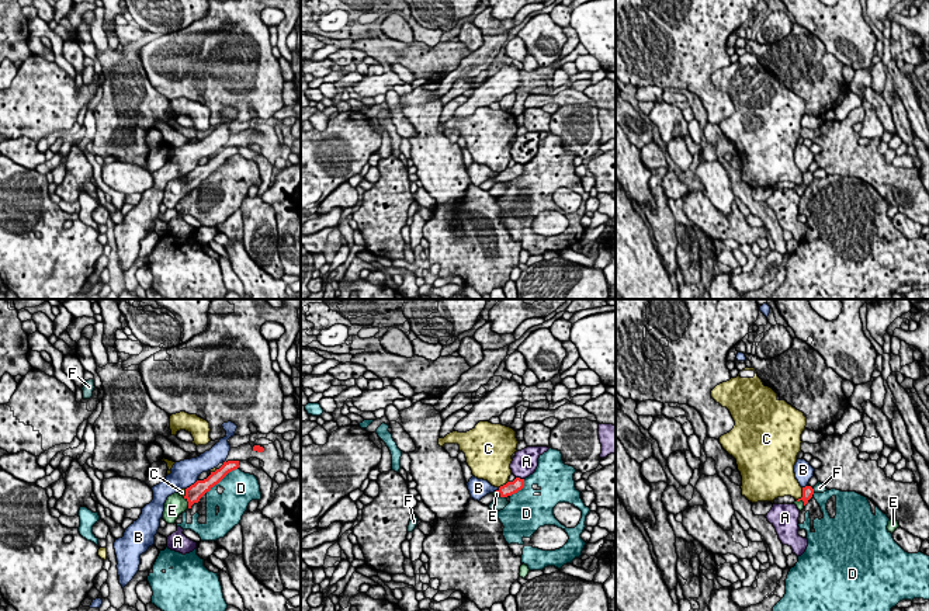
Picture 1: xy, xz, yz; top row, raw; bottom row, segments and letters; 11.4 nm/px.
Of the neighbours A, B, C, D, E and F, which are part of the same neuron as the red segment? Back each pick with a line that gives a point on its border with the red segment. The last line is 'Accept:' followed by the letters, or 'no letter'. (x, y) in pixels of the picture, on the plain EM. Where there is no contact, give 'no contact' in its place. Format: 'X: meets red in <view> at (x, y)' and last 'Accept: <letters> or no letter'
E: meets red in xy at (189, 188)
Accept: E

